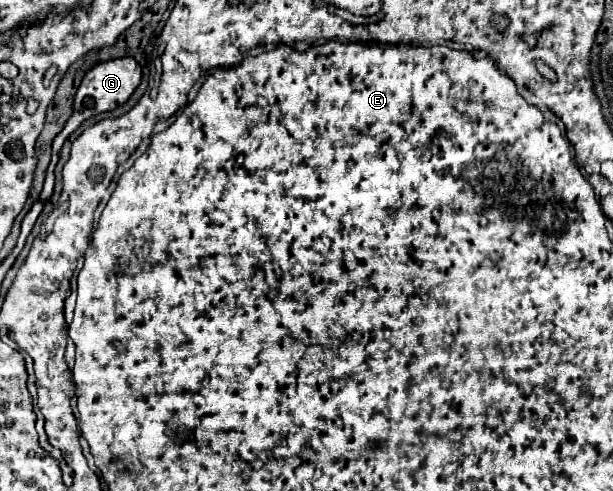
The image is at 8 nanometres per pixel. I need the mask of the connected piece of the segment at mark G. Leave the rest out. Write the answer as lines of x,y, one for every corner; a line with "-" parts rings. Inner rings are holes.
117,58
93,66
75,98
95,98
96,114
115,110
125,104
141,82
141,66
135,58

